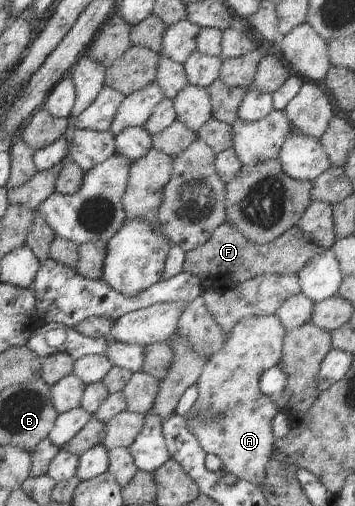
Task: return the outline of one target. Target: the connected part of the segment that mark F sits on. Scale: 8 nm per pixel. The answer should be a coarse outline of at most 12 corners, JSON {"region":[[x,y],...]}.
{"region":[[226,221],[183,272],[291,275],[326,249],[297,226],[257,245]]}

